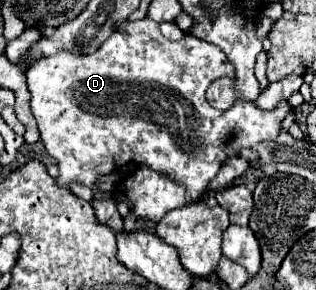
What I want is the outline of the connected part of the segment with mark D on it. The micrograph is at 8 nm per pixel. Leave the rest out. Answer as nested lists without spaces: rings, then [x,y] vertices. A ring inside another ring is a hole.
[[[147,17],[119,25],[95,53],[57,51],[51,57],[35,59],[25,75],[31,93],[31,111],[37,119],[41,139],[59,165],[55,183],[67,189],[71,183],[95,189],[101,177],[135,163],[171,177],[185,187],[189,203],[197,203],[227,159],[235,157],[239,149],[251,149],[257,143],[277,139],[281,121],[293,109],[287,101],[281,101],[273,111],[261,111],[255,101],[237,97],[233,107],[217,111],[207,103],[205,89],[217,77],[233,77],[233,63],[229,63],[217,45],[195,35],[181,41],[167,41],[159,31],[159,23]]]

